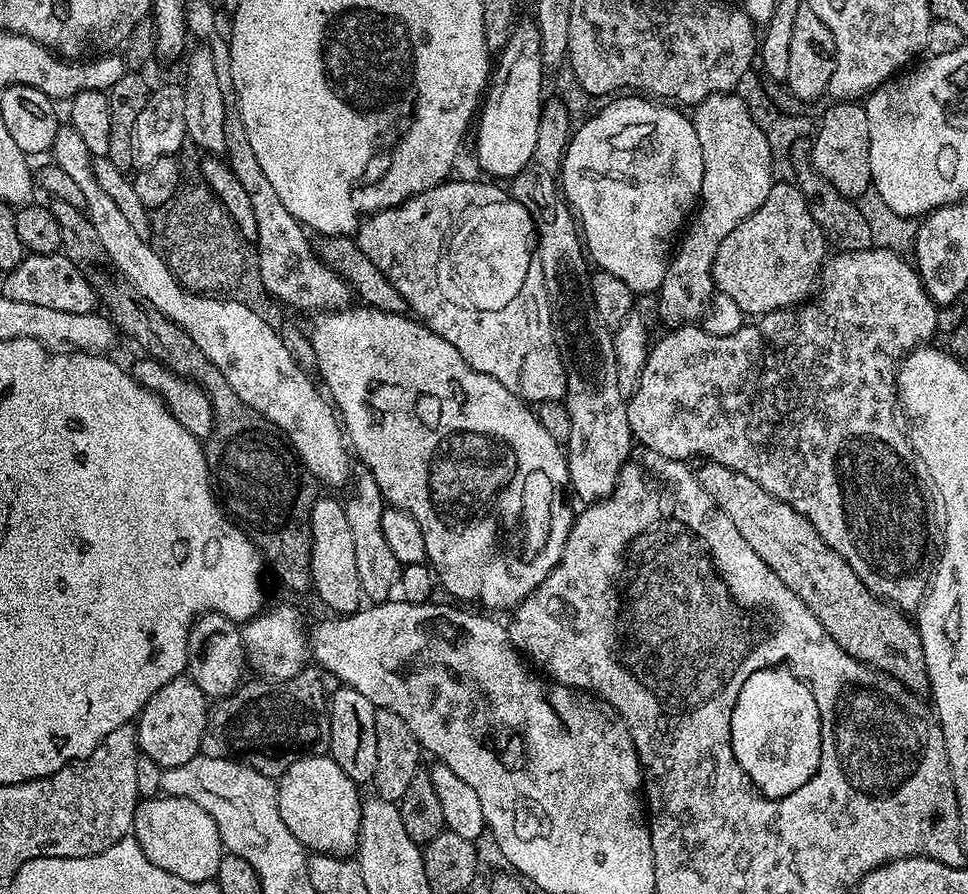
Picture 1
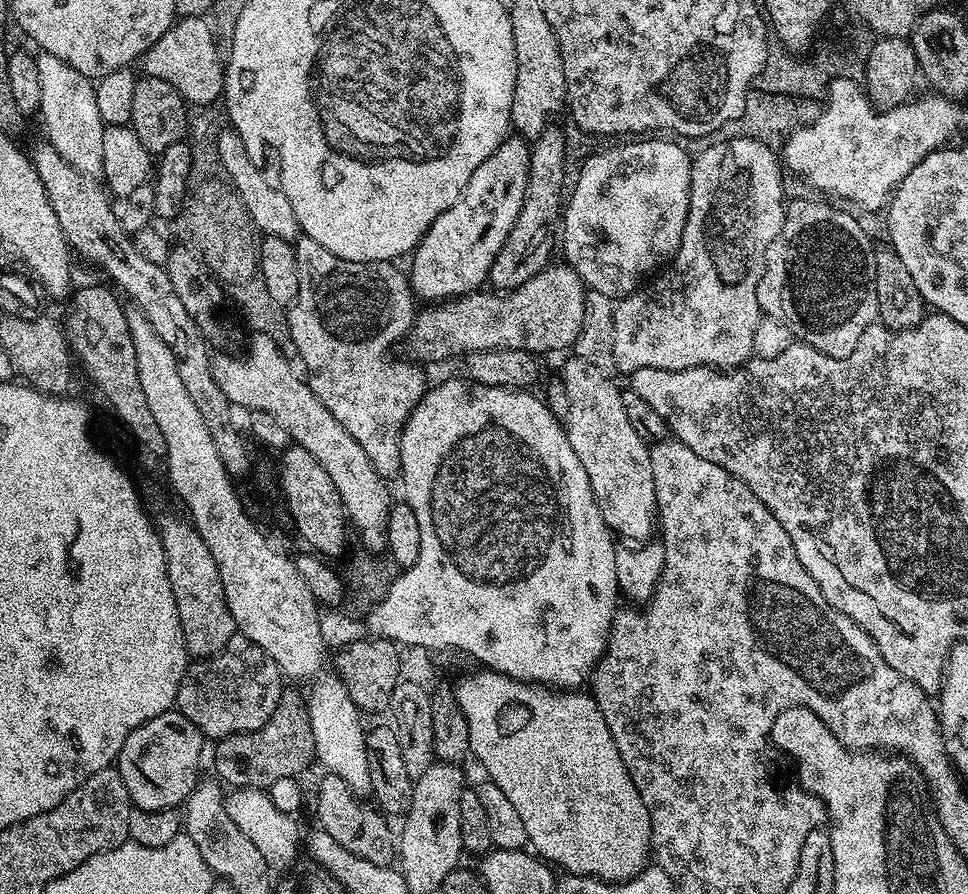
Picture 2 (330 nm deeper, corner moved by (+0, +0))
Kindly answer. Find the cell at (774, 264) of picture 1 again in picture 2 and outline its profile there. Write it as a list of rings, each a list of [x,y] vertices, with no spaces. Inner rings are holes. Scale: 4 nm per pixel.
[[[796,200],[787,205],[782,222],[782,230],[770,242],[770,246],[764,251],[764,272],[760,275],[760,281],[756,287],[756,297],[760,303],[761,313],[767,314],[781,320],[793,334],[797,341],[806,343],[812,348],[816,348],[822,354],[833,356],[834,358],[846,358],[858,346],[858,338],[877,319],[876,296],[875,296],[875,256],[873,237],[863,232],[858,226],[851,211],[843,212],[840,208],[835,208],[832,204],[827,204],[824,200]]]

